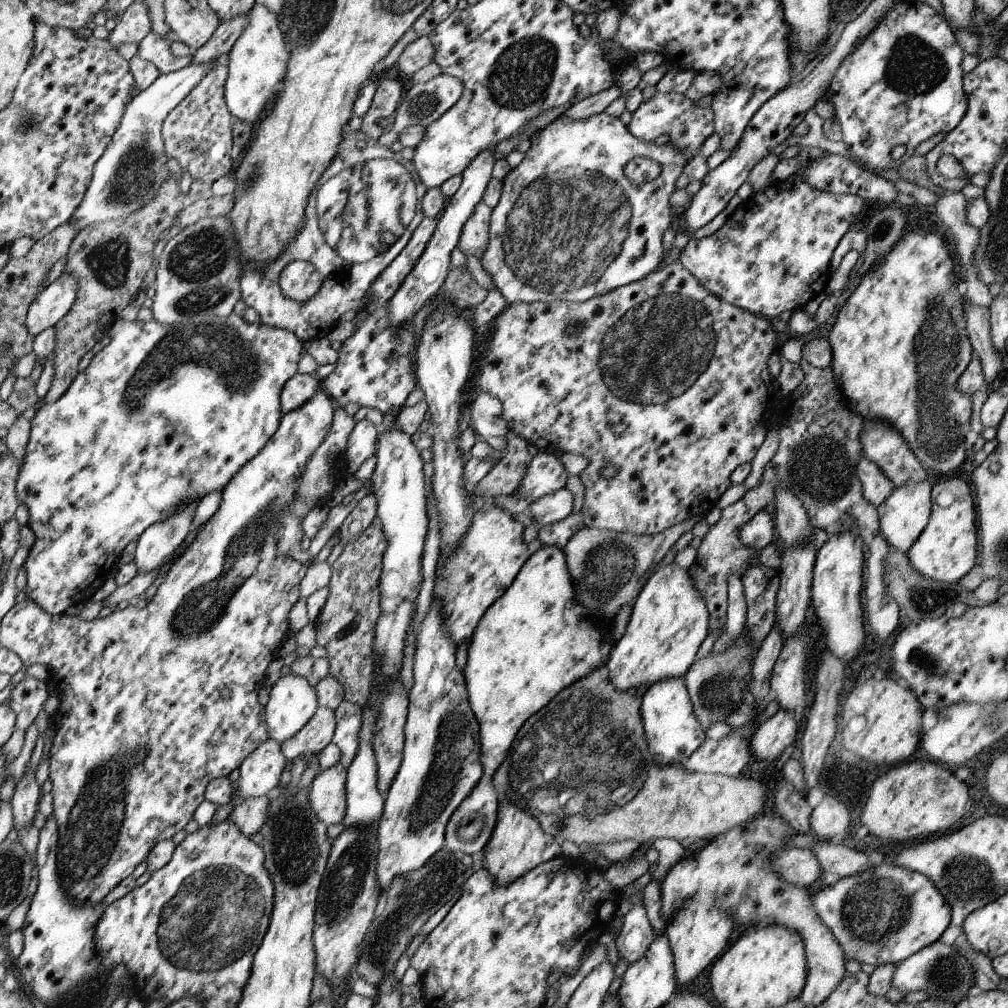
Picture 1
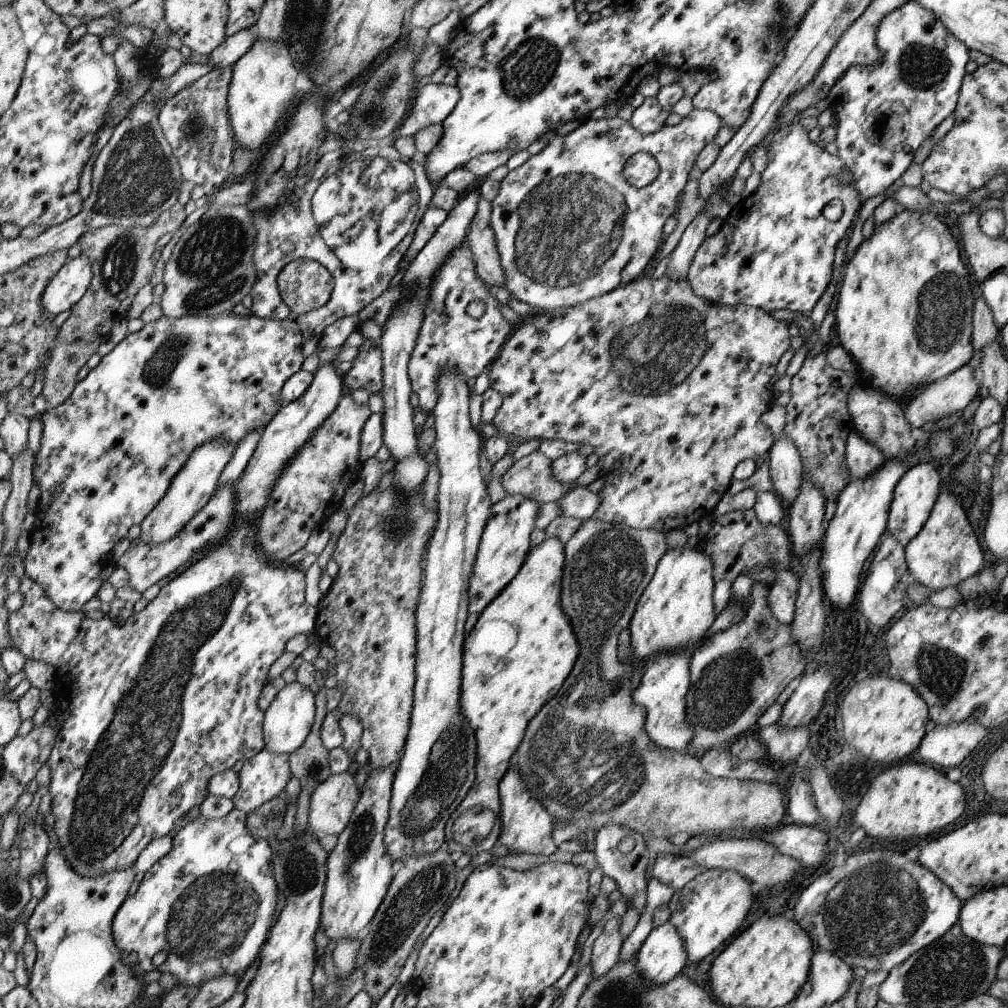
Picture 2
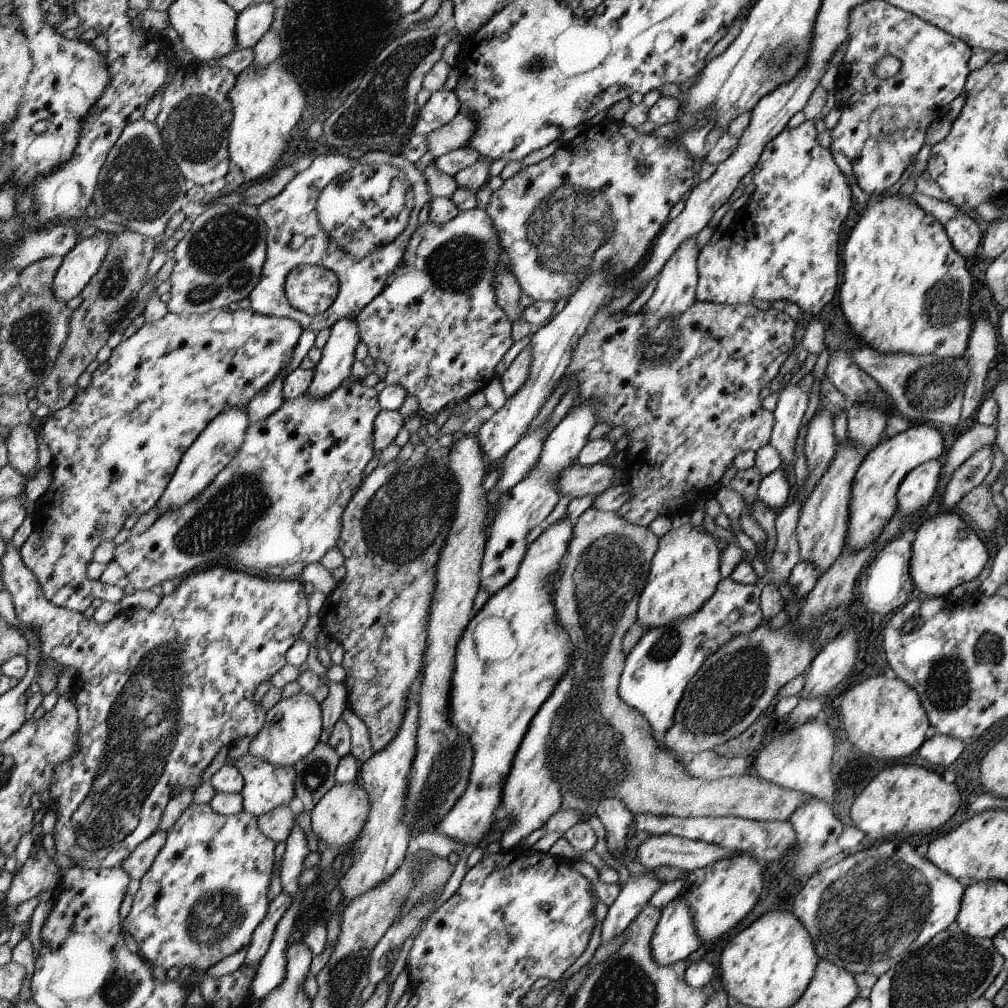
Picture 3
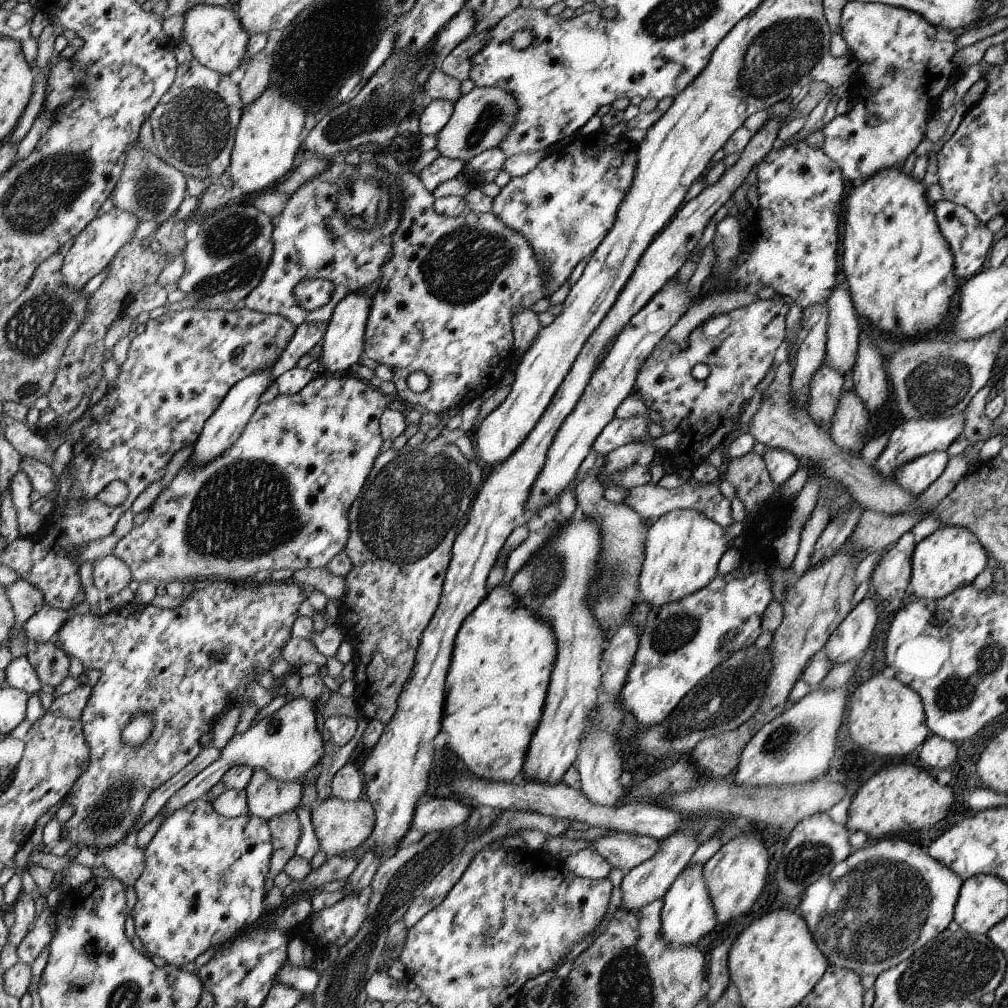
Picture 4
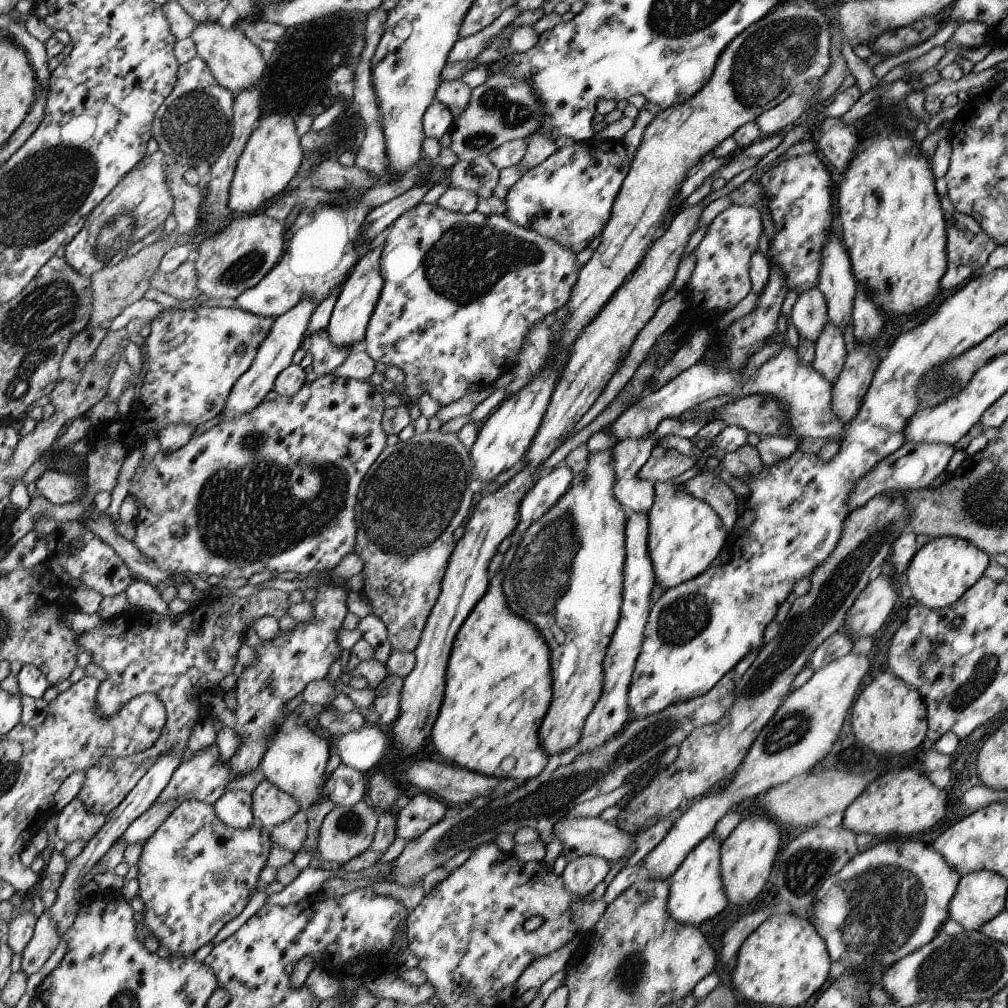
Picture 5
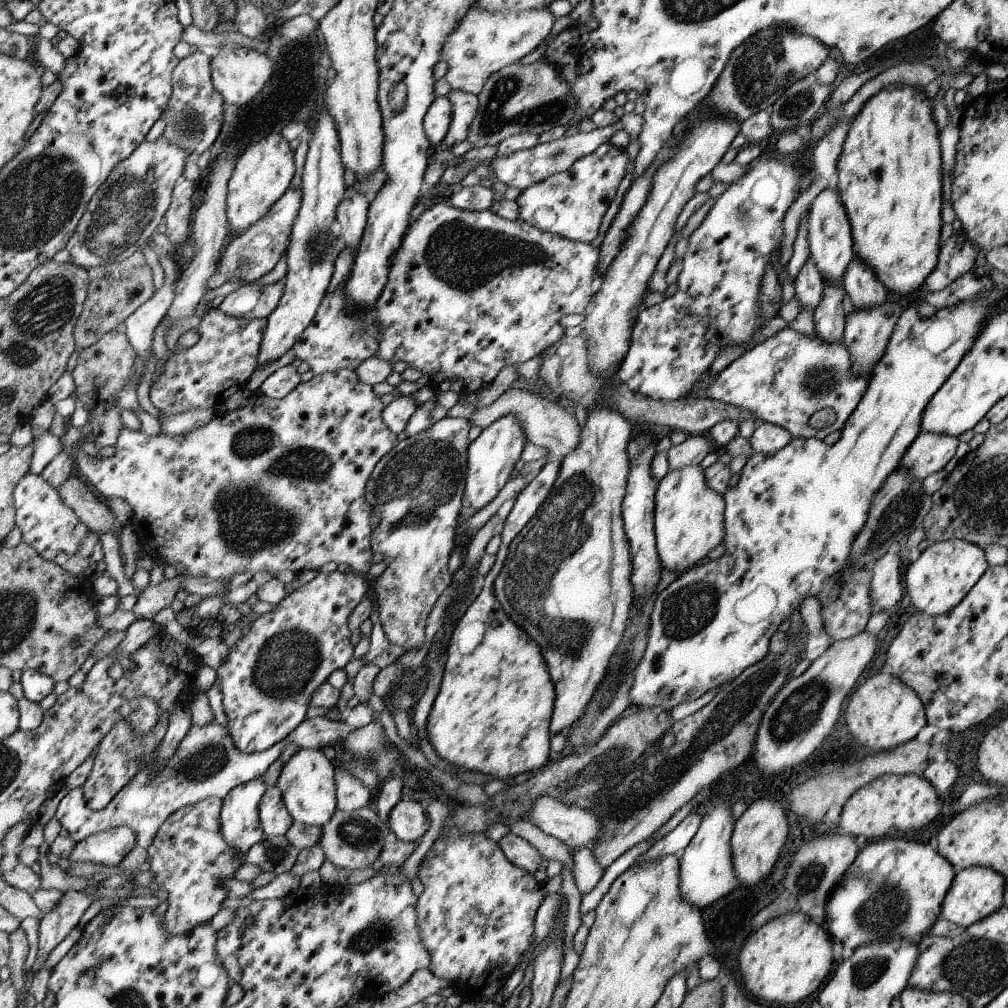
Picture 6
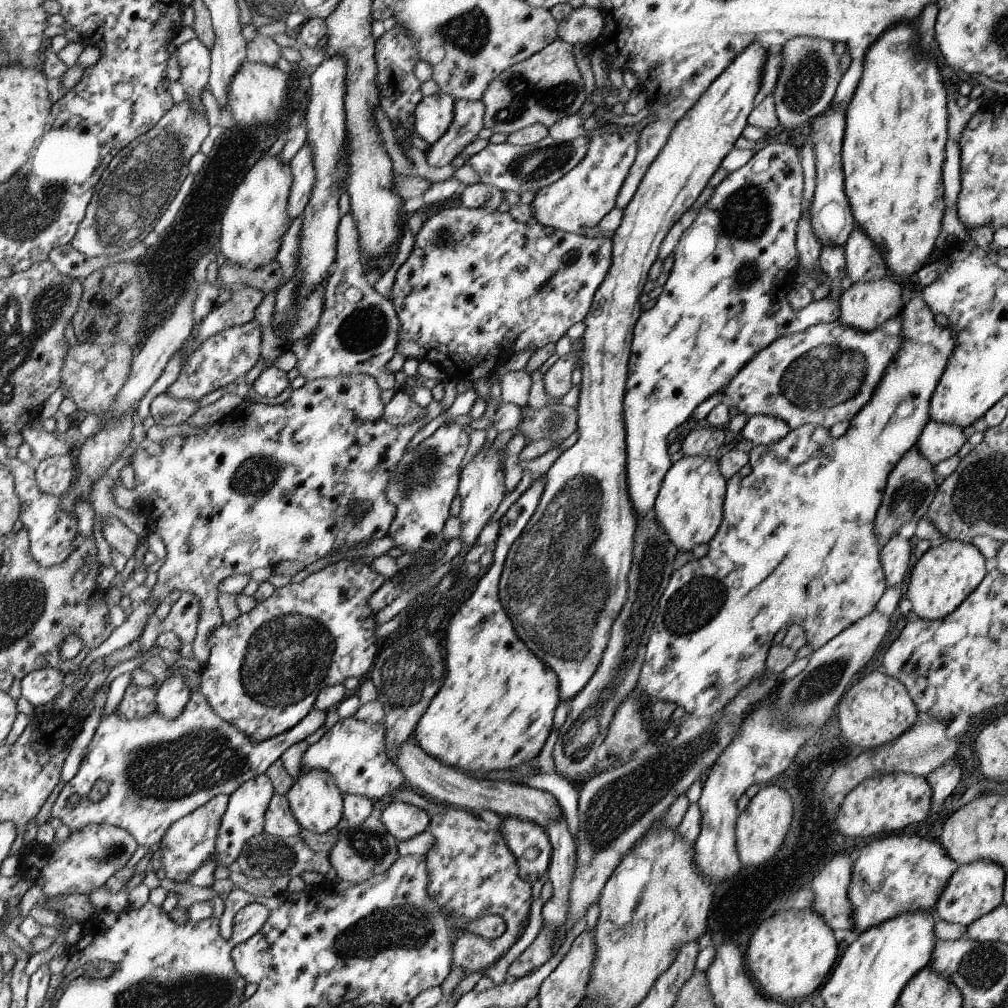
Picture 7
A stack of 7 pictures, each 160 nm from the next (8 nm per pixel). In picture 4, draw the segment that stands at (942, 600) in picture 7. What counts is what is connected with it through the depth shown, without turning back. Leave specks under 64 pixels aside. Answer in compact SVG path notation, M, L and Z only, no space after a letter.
M942 524L916 545L911 558L910 584L918 599L935 601L971 585L987 564L988 552L975 534L966 527Z

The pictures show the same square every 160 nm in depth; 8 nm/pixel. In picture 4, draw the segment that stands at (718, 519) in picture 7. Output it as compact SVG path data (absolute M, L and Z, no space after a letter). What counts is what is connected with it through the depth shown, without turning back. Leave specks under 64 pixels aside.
M676 509L661 516L648 530L645 559L639 578L641 600L659 607L701 591L717 574L722 555L729 549L728 542L742 538L745 521L723 527L694 509Z

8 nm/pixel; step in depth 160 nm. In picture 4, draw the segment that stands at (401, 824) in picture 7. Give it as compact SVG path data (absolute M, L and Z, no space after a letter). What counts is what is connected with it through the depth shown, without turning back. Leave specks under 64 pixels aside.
M440 797L421 804L415 811L413 827L425 834L464 825L473 806L463 805L457 798Z

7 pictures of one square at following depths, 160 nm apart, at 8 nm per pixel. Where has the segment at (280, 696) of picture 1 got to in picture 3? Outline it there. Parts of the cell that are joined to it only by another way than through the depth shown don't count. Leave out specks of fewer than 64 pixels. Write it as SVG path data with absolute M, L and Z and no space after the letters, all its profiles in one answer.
M300 691L281 699L269 710L269 716L261 732L250 743L249 753L271 762L273 765L294 766L309 755L322 734L322 714L314 695Z

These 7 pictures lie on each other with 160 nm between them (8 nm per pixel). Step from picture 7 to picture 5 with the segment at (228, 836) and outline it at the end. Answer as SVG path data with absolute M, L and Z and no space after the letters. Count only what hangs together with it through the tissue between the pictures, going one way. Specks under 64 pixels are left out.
M249 791L225 792L213 805L218 818L234 830L250 830L256 826L253 795Z

